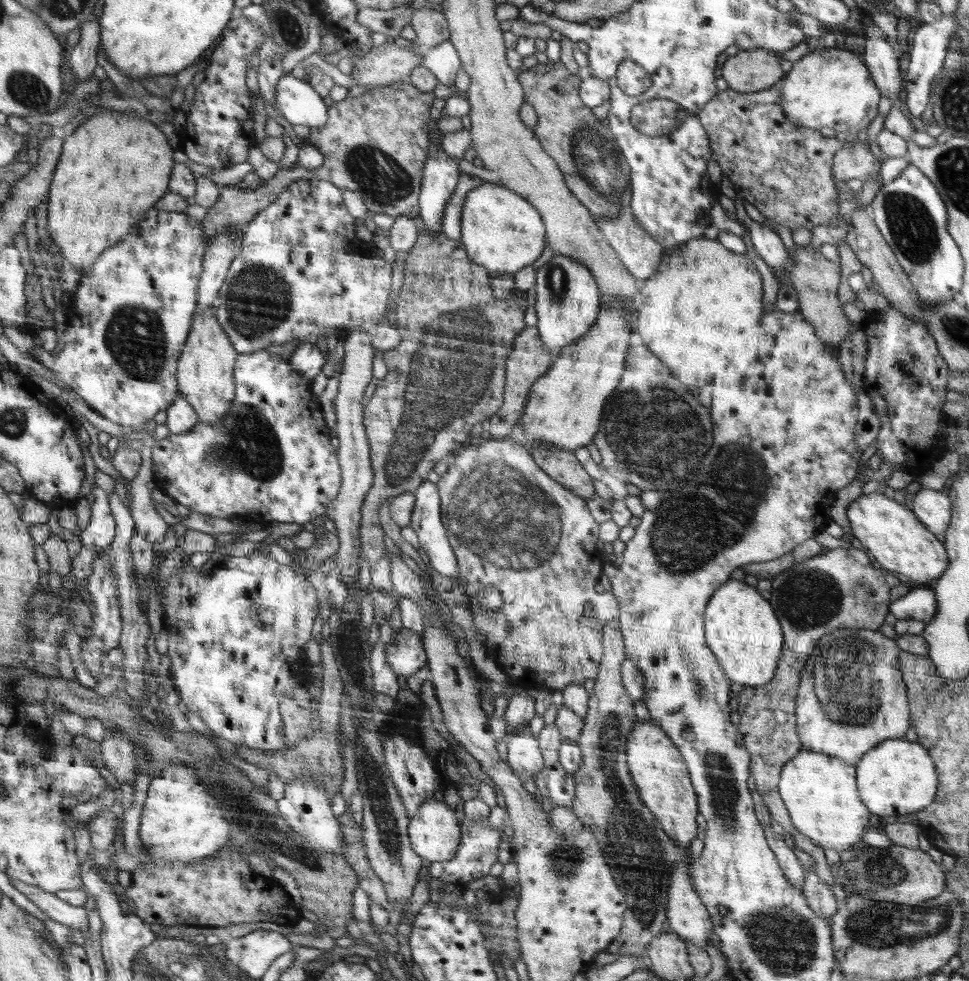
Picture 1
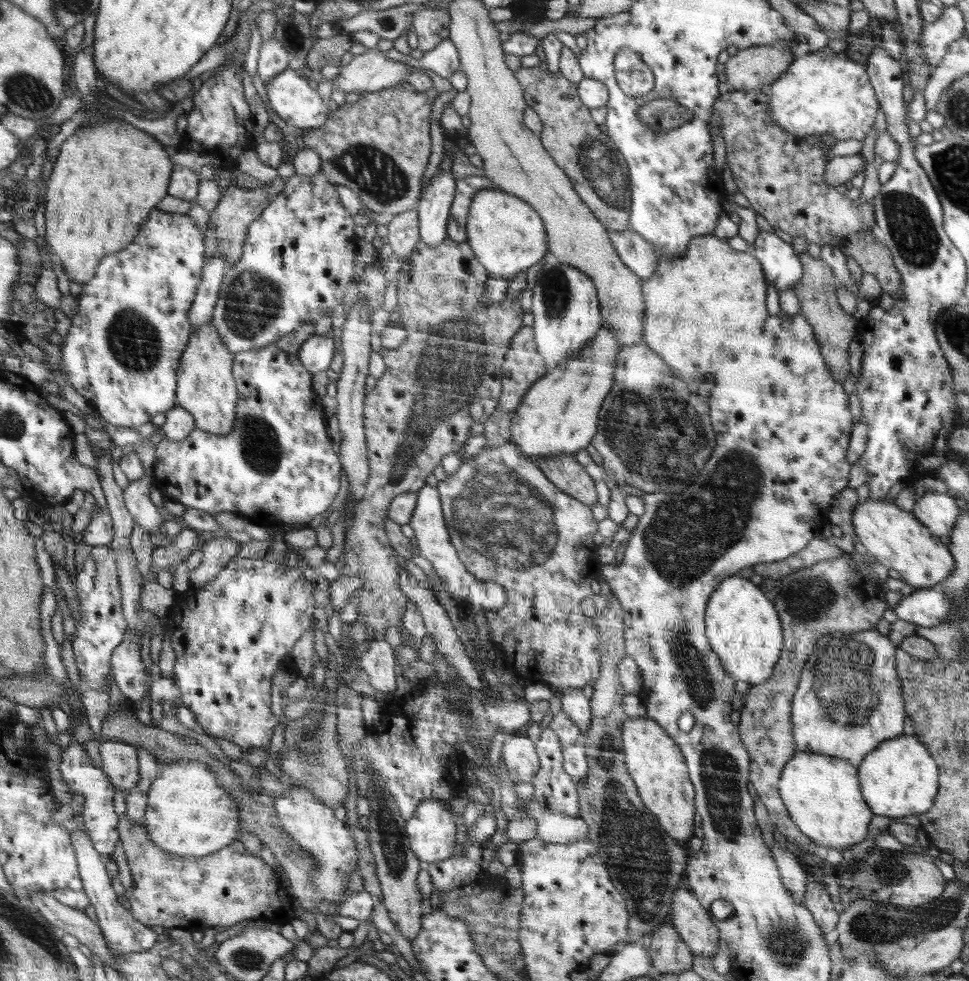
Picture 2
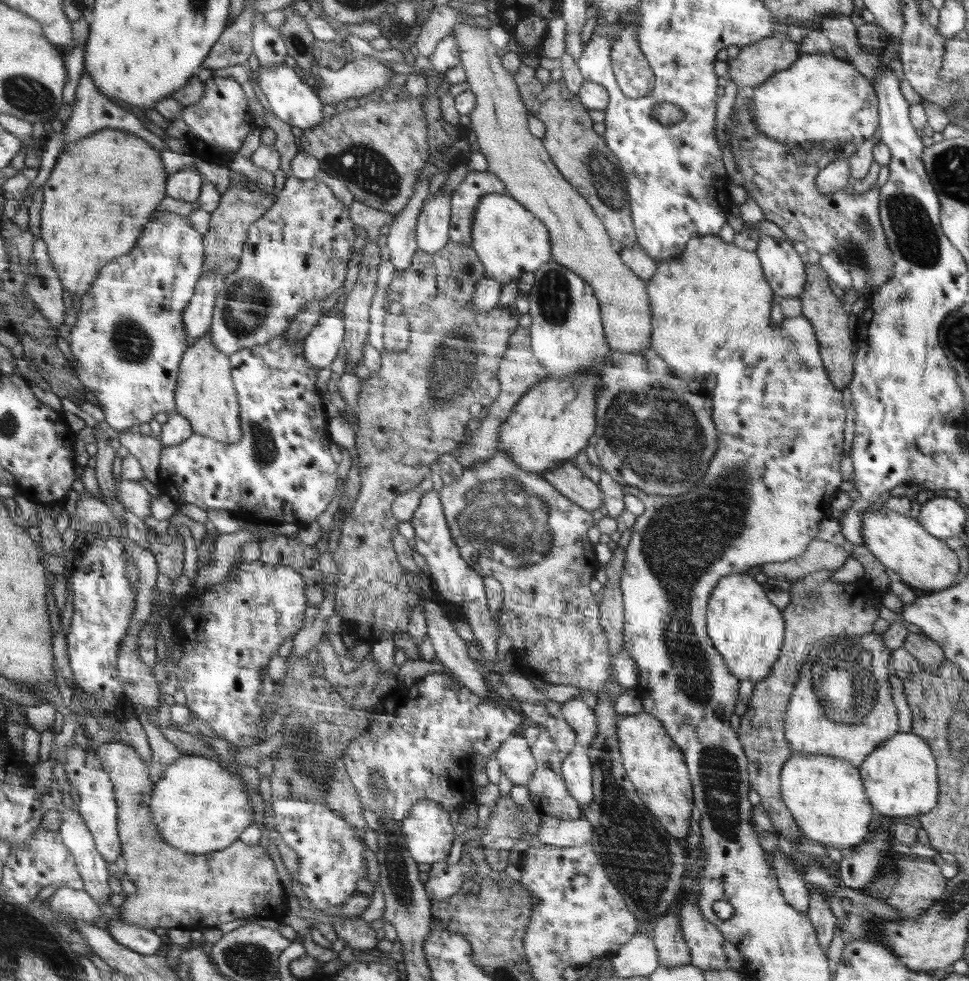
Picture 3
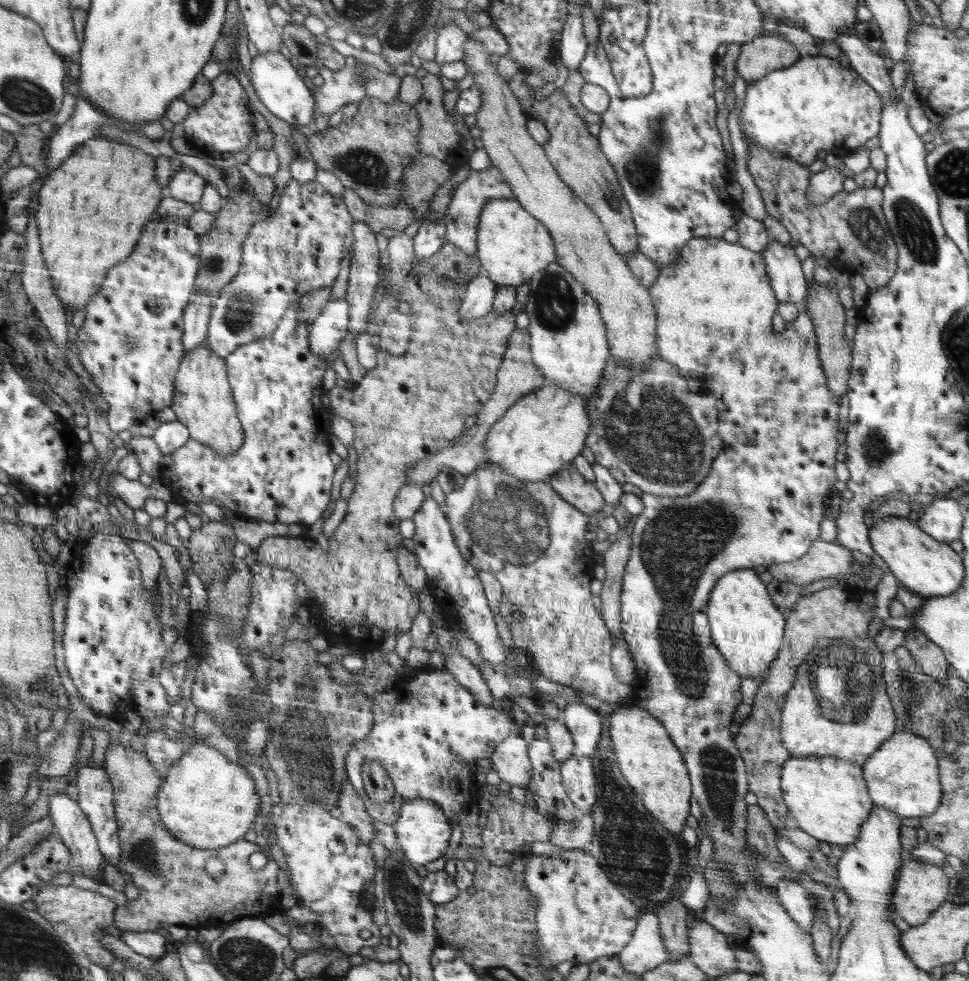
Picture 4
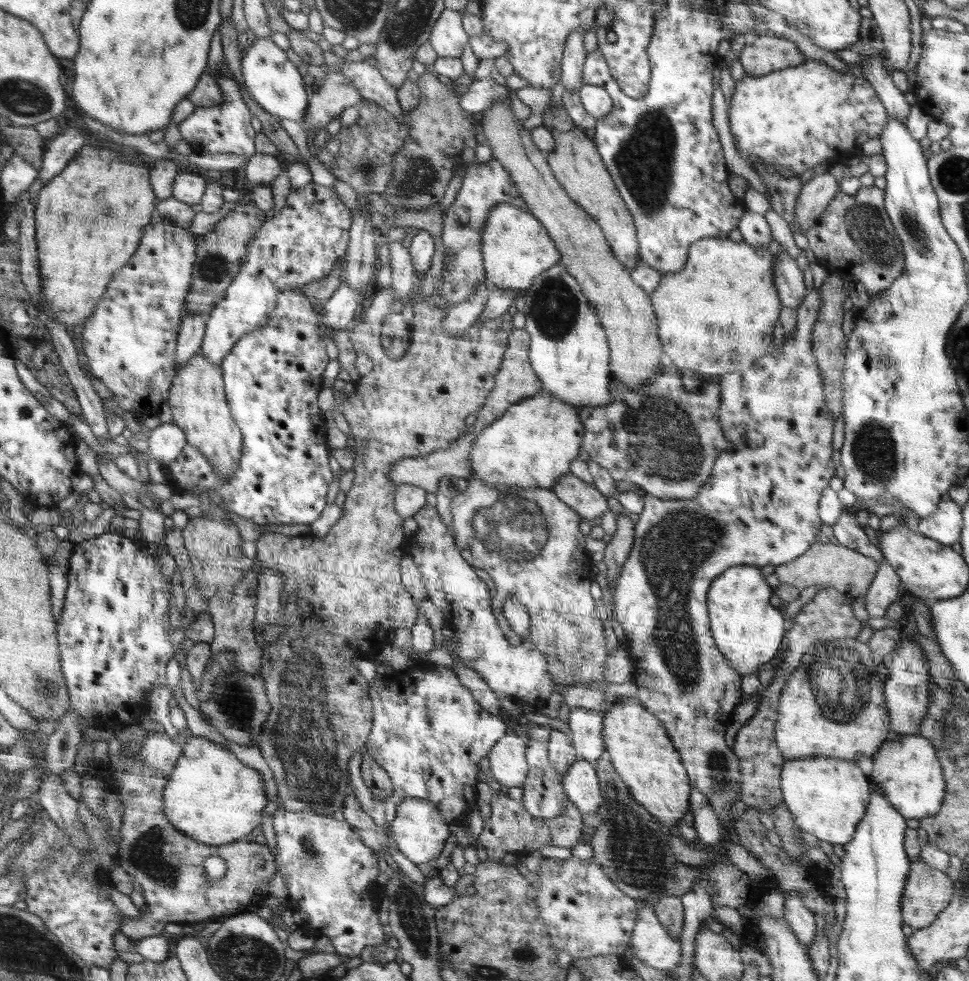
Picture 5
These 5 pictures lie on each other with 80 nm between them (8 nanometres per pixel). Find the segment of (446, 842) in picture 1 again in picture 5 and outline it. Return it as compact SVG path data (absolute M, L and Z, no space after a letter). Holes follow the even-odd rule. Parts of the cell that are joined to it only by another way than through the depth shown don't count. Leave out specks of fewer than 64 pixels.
M405 798L397 808L397 816L394 817L392 825L388 828L393 839L396 841L400 852L414 862L432 862L440 856L446 838L448 838L448 826L444 822L443 814L436 810L436 806L426 799Z

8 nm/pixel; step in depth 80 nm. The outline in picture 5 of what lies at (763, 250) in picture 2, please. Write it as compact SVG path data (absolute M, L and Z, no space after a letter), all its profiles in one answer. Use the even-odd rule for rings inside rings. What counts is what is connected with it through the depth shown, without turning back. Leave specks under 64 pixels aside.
M785 250L775 256L773 277L783 308L796 309L798 305L804 304L808 291L804 286L803 271L796 265L795 258Z

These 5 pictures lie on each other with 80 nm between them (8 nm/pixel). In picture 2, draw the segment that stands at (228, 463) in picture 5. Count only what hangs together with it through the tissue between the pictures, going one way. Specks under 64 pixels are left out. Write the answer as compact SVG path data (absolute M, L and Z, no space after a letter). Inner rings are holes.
M212 320L200 325L197 331L192 328L190 342L184 350L181 364L177 370L177 405L183 406L193 414L195 428L204 429L207 433L224 436L233 432L233 426L237 418L237 402L240 398L237 390L236 379L233 375L233 352L222 342L221 335L218 334L217 327Z

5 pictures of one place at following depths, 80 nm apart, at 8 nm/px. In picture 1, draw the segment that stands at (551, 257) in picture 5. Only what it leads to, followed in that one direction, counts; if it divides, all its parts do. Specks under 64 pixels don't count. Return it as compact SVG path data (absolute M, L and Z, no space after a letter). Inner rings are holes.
M482 181L466 195L461 219L461 241L468 252L469 259L485 266L489 272L496 276L502 273L515 274L520 269L525 269L540 258L544 247L548 244L545 234L545 223L537 208L528 200L522 198L517 191L510 190L497 184Z

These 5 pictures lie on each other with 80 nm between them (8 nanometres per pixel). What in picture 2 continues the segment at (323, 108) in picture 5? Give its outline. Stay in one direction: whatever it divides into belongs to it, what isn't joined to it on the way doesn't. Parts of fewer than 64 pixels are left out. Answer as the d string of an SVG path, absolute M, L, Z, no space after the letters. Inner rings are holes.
M368 49L355 55L347 66L340 67L340 72L332 84L332 90L344 94L377 92L391 88L407 79L408 70L404 62L393 62L384 51Z

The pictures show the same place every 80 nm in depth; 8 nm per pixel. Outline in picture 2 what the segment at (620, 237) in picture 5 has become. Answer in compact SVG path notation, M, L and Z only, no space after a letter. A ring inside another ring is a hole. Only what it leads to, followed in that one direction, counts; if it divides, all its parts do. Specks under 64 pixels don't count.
M520 68L516 72L516 78L520 80L521 88L524 91L525 102L528 108L532 108L540 117L542 123L541 142L545 150L552 155L556 163L572 180L573 186L581 199L588 204L590 211L608 229L623 231L630 229L629 218L632 216L630 203L631 190L629 181L629 169L625 158L618 152L614 142L604 132L600 132L598 124L590 118L588 107L581 102L580 92L565 78L561 72L544 72L537 68Z

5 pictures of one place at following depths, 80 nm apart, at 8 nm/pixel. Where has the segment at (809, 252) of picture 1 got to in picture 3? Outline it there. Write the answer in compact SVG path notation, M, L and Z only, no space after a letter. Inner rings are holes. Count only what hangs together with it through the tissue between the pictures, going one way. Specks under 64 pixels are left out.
M805 261L805 279L807 283L798 296L802 300L801 305L804 307L803 313L816 328L817 339L820 343L821 358L824 362L825 369L829 373L830 380L834 382L834 386L838 389L844 389L853 380L853 374L855 373L855 350L853 350L855 339L853 339L852 333L848 329L849 311L845 309L846 307L843 304L840 304L838 298L832 296L830 284L828 284L828 274L824 272L824 269L819 263L808 263Z

